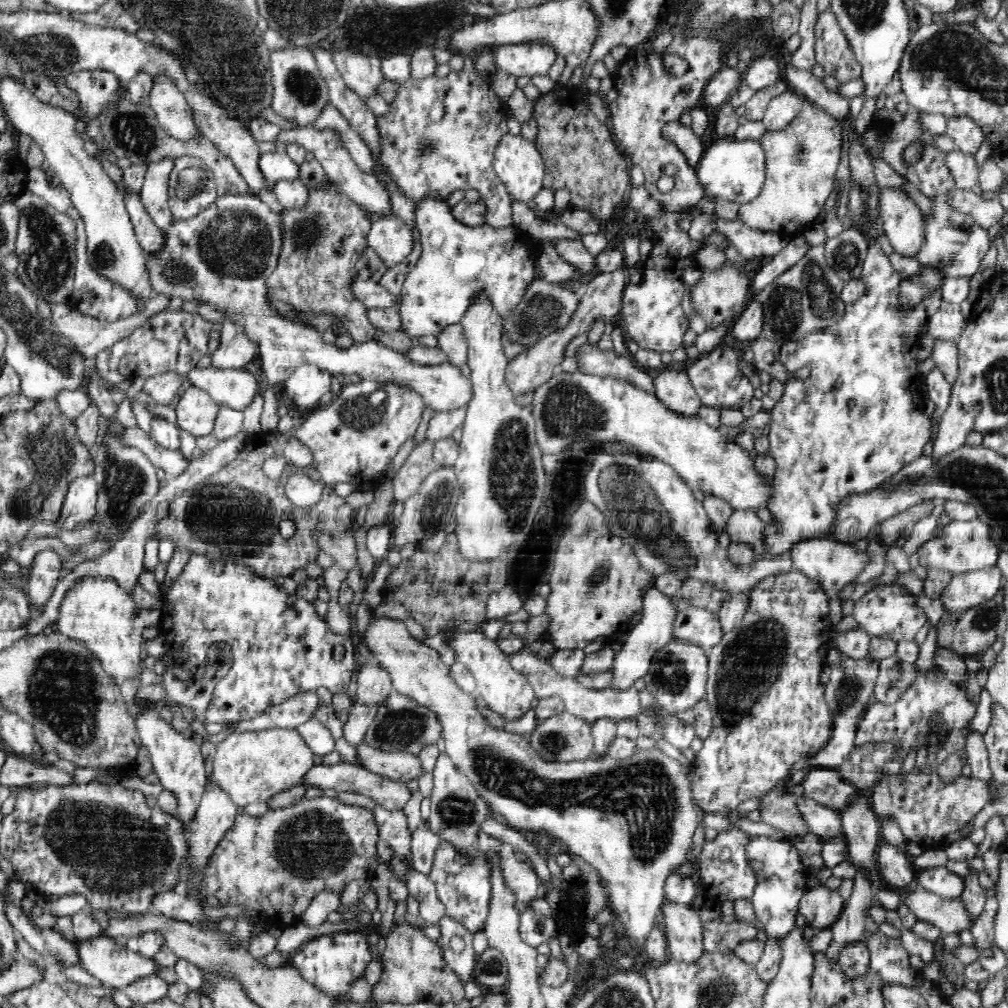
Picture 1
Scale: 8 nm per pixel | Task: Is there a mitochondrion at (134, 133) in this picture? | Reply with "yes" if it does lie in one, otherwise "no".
yes

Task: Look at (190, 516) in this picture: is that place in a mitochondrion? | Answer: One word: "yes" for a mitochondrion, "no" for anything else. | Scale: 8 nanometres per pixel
yes

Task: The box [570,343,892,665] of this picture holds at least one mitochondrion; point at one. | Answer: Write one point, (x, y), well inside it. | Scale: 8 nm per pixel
(648, 521)

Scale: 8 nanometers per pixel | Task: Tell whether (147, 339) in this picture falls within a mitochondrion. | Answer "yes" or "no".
no

